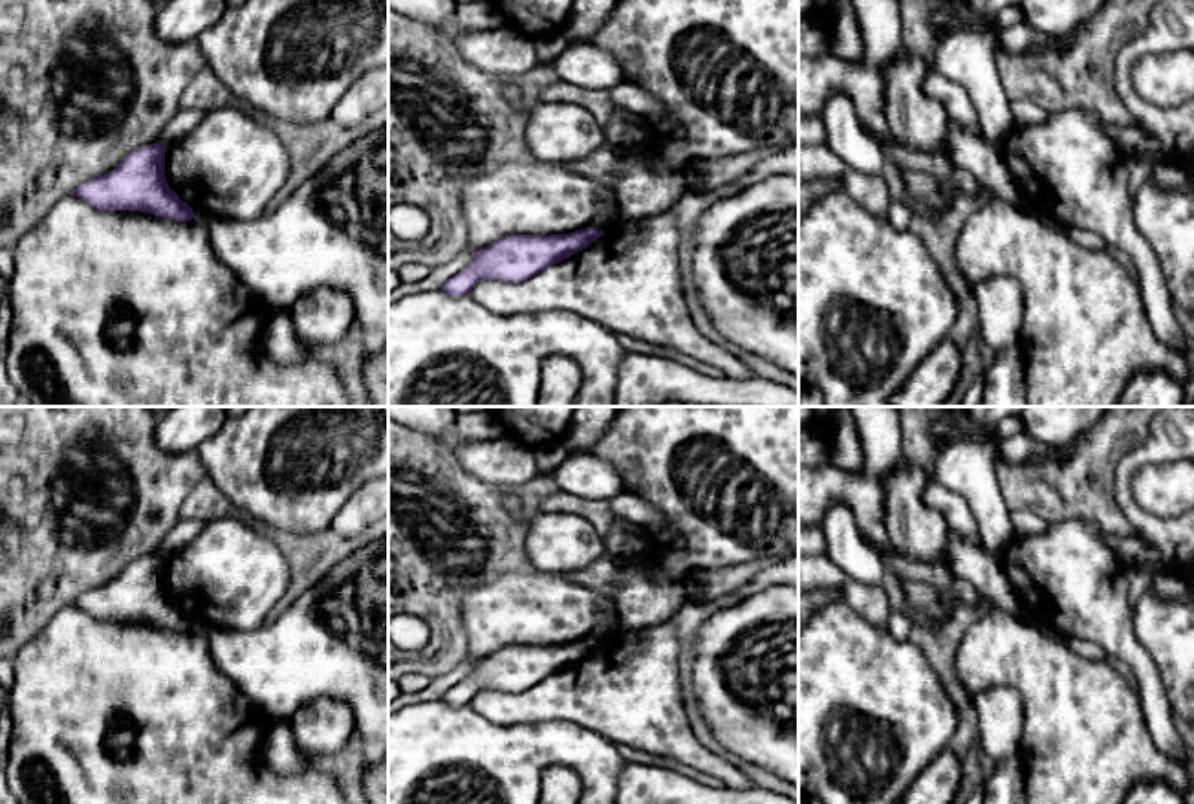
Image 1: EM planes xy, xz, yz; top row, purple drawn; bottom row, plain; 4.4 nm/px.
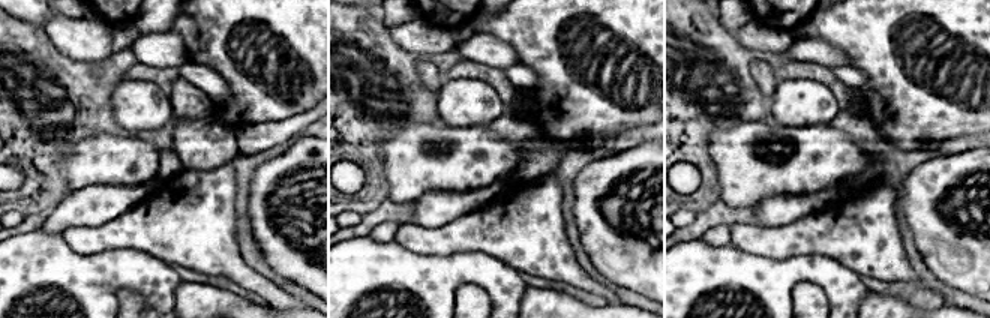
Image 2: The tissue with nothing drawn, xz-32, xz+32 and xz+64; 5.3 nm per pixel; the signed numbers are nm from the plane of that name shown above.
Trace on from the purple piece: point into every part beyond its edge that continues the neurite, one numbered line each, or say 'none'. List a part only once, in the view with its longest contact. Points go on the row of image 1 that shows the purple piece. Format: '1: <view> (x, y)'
none

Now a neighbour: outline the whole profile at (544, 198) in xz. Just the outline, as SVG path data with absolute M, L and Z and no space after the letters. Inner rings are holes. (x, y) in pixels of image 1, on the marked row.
M566 161L483 165L461 187L471 251L511 234L570 234L593 225L602 203L617 203L610 181L571 170Z

